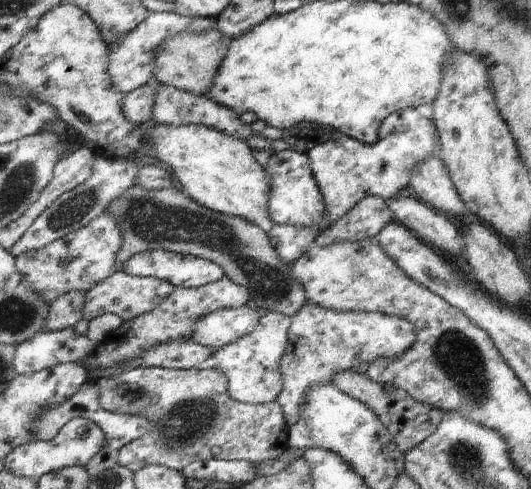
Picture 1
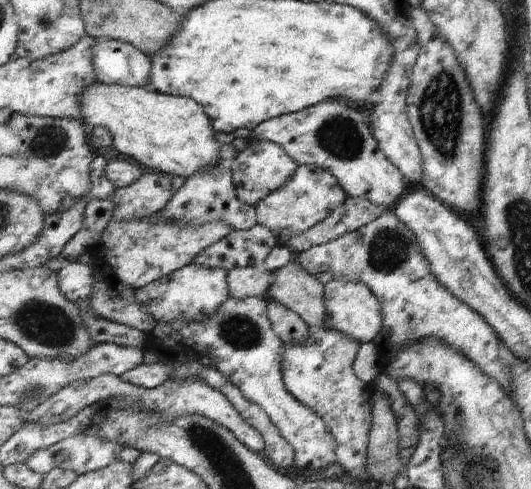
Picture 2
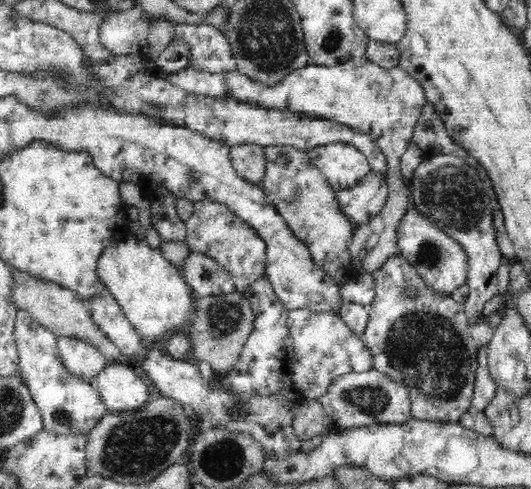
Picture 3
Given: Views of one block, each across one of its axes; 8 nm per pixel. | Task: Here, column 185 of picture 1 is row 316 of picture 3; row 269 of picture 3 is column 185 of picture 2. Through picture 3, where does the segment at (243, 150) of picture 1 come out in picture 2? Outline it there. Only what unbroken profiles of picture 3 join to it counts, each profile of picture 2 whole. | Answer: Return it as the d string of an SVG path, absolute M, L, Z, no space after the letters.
M98 80L95 84L87 86L87 90L81 94L82 120L89 129L95 127L106 128L113 136L114 148L125 156L135 158L139 164L172 176L182 176L189 180L193 174L201 174L211 170L215 164L219 164L221 142L215 136L212 119L201 106L191 97L166 95L153 88L137 88L134 86L119 86L119 84L107 84Z

